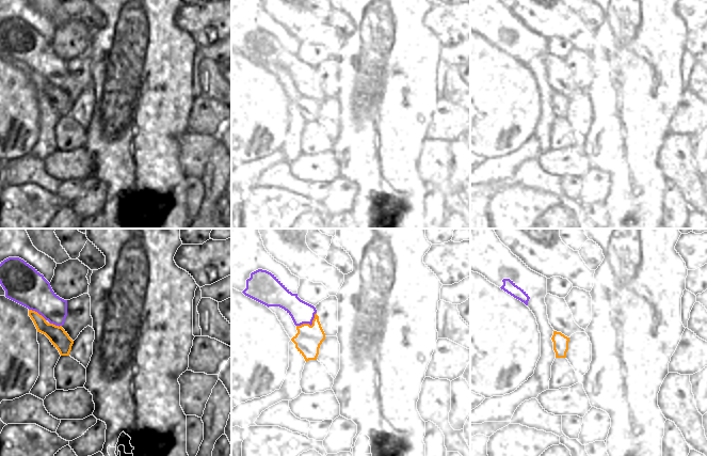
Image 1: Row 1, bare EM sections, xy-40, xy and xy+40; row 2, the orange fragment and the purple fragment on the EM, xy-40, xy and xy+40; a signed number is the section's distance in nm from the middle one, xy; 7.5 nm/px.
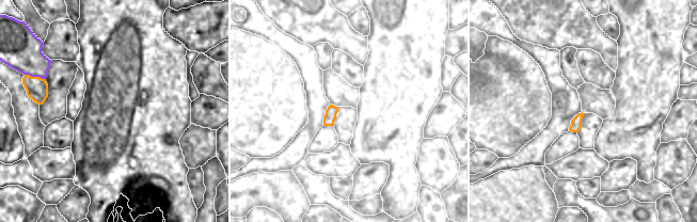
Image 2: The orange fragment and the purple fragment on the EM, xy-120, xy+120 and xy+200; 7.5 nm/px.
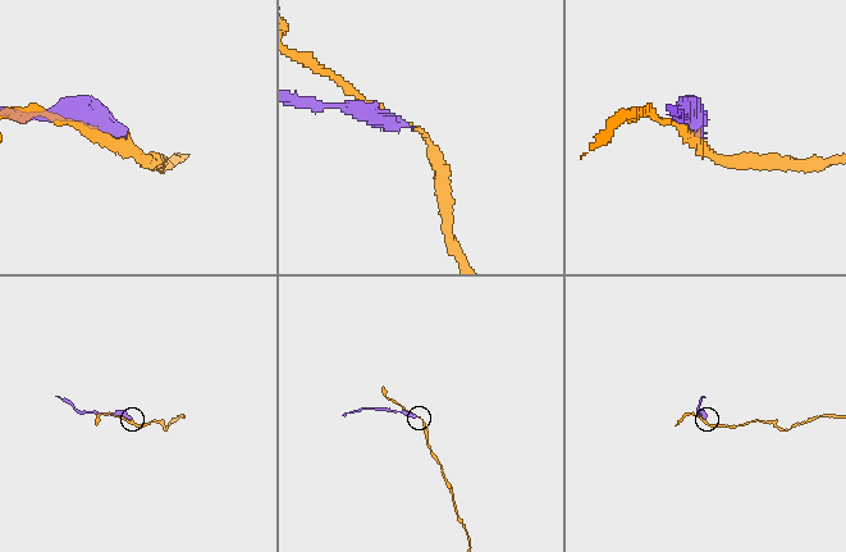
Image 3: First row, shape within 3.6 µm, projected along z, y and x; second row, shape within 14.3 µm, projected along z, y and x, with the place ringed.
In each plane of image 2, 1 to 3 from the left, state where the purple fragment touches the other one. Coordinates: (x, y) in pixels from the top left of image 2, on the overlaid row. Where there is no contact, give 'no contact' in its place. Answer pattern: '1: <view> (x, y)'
1: xy-120 (35, 77)
2: no contact
3: no contact

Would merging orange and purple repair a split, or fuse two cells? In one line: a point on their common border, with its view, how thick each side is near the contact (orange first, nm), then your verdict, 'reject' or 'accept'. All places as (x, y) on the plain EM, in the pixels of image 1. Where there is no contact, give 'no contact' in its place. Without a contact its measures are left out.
xy (309, 85) | 200/170 nm | reject

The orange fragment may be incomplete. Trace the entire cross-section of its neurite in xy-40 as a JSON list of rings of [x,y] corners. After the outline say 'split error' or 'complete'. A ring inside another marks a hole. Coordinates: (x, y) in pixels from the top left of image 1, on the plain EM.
[[[29,70],[29,77],[33,81],[37,93],[45,95],[61,116],[69,116],[74,101],[62,87],[59,88],[50,83],[48,84],[42,76],[32,70]]]; complete

